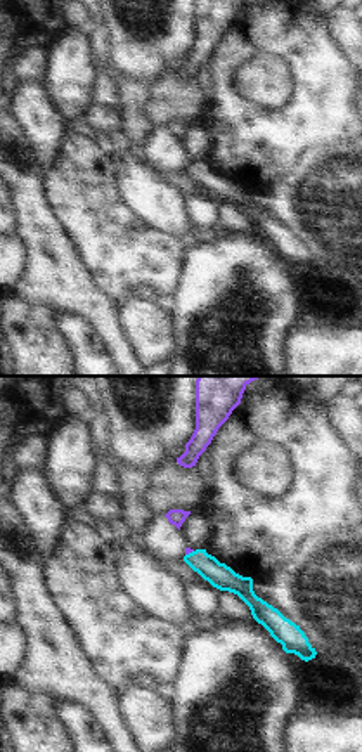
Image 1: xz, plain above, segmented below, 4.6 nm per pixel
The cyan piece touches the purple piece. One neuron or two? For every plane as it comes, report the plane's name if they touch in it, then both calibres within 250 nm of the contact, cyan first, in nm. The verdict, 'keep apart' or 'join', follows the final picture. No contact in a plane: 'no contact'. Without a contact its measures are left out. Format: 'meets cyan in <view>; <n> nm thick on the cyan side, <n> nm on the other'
meets cyan in xz; 120 nm thick on the cyan side, 30 nm on the other

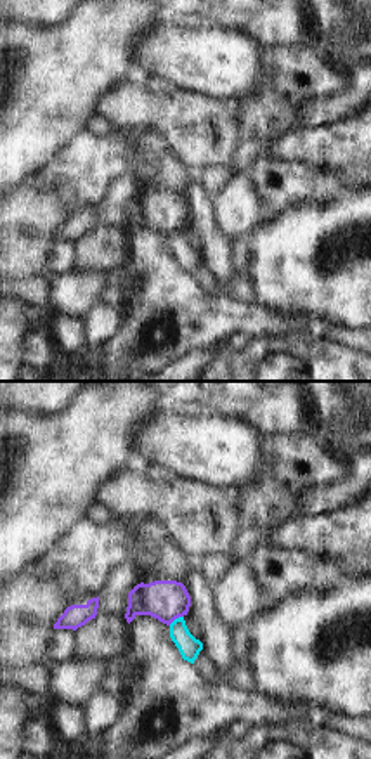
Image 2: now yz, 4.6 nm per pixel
meets cyan in yz; 100 nm thick on the cyan side, 190 nm on the other

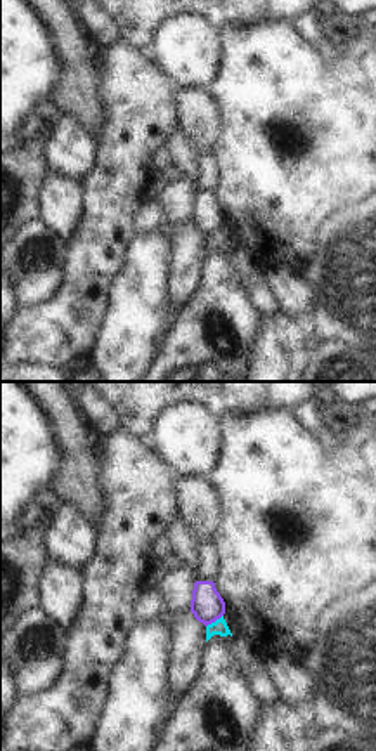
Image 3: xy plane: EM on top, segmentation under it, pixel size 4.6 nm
meets cyan in xy; 70 nm thick on the cyan side, 150 nm on the other

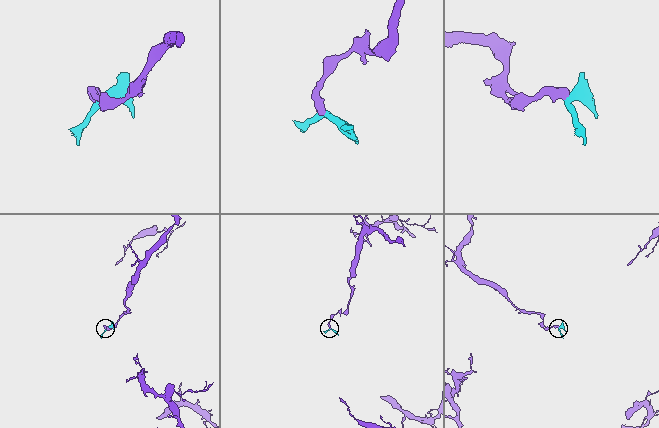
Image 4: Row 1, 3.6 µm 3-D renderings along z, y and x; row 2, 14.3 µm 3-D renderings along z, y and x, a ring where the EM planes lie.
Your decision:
keep apart

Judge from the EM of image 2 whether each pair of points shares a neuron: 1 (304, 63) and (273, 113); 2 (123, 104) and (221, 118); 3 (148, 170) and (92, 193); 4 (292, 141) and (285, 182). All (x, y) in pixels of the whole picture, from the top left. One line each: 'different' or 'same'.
1: same
2: same
3: same
4: different

